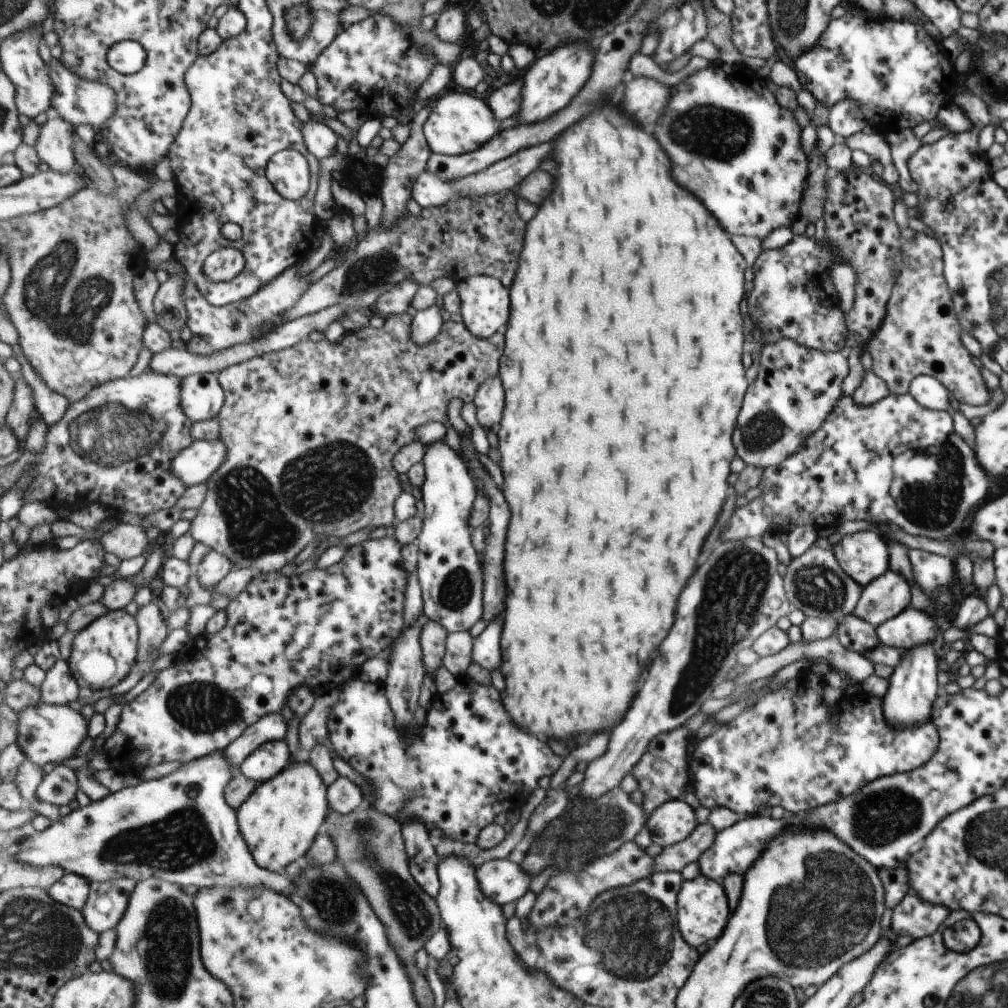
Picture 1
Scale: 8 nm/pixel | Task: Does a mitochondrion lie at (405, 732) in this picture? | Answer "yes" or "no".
no

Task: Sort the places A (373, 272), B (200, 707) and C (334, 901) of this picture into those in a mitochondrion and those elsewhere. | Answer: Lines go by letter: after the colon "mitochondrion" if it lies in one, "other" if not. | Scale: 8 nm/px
A: mitochondrion
B: mitochondrion
C: mitochondrion

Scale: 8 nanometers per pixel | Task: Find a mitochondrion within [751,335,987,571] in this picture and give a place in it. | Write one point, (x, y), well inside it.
(927, 494)

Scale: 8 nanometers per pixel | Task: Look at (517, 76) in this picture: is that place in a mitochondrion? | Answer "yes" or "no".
no

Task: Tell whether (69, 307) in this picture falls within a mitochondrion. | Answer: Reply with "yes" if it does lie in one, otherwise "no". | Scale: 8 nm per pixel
yes

